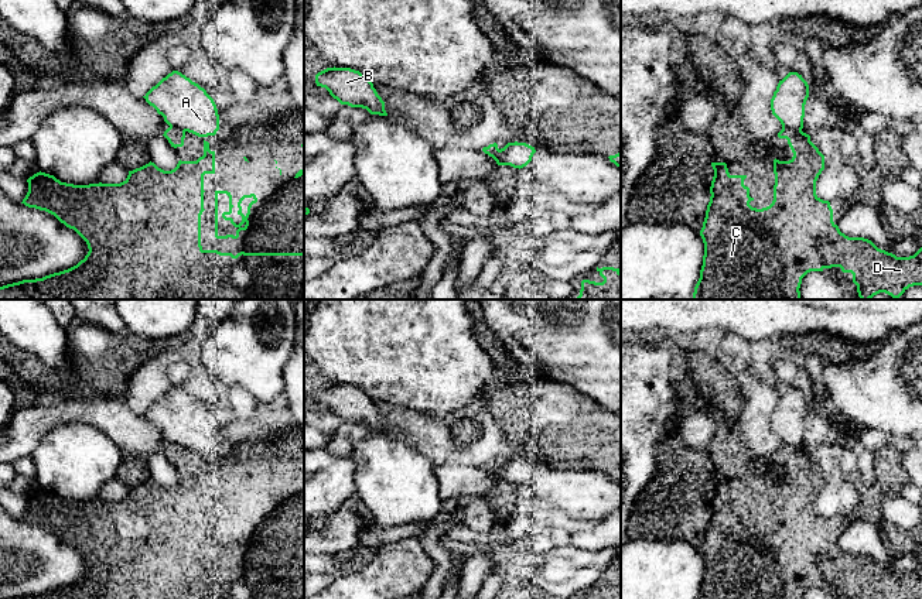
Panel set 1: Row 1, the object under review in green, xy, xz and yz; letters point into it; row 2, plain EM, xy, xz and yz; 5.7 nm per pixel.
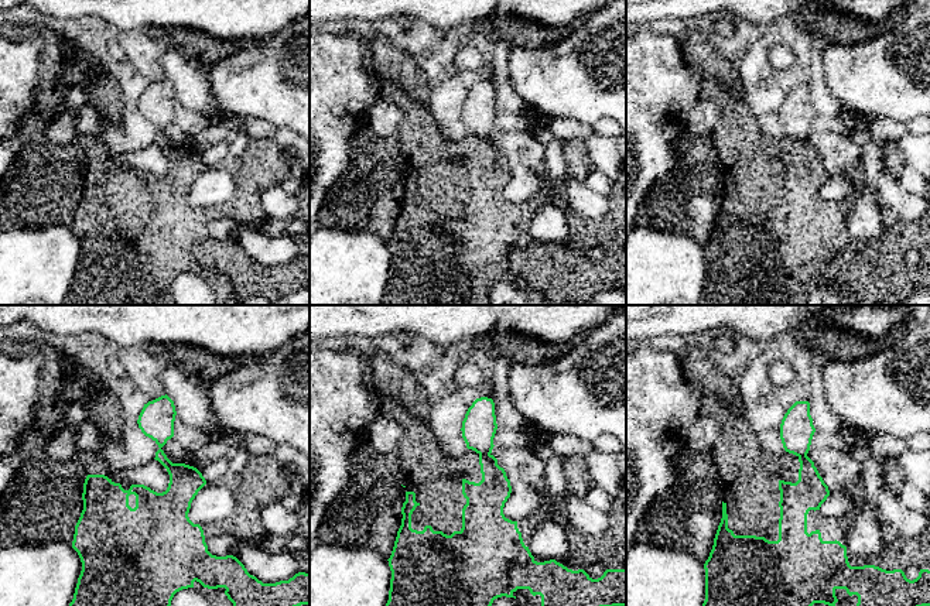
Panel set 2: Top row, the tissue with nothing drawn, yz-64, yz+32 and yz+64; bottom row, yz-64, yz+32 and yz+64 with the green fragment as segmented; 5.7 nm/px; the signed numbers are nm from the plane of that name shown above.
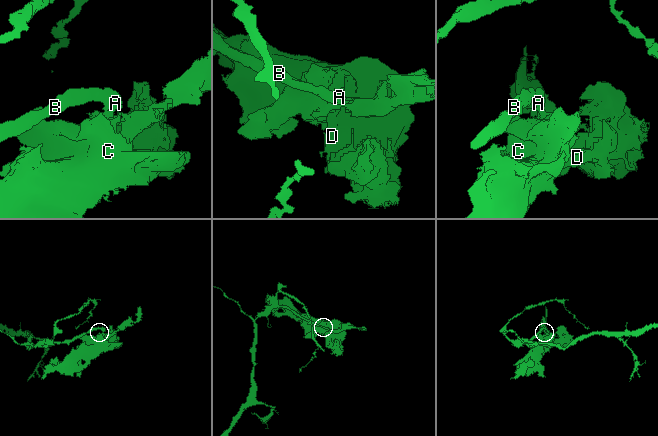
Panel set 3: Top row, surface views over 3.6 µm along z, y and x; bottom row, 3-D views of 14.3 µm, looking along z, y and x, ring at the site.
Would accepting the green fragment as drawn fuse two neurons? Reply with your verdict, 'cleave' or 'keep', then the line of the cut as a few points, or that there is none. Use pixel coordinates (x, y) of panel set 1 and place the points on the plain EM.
cleave; cut yz (782, 442), (801, 448)

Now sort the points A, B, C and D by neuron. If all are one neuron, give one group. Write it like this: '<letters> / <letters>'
A B / C D

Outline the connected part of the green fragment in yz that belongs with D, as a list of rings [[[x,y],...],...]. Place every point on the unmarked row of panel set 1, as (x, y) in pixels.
[[[782,444],[779,455],[786,455],[793,469],[789,478],[774,476],[774,517],[769,523],[757,526],[749,521],[749,504],[744,502],[747,492],[731,492],[725,479],[711,479],[714,493],[710,503],[710,518],[700,552],[704,559],[703,582],[697,599],[802,599],[810,588],[840,583],[853,591],[853,599],[922,599],[922,564],[909,574],[897,574],[878,565],[864,554],[848,554],[833,538],[829,517],[816,511],[816,497],[824,486],[824,472],[810,458],[810,452]]]

